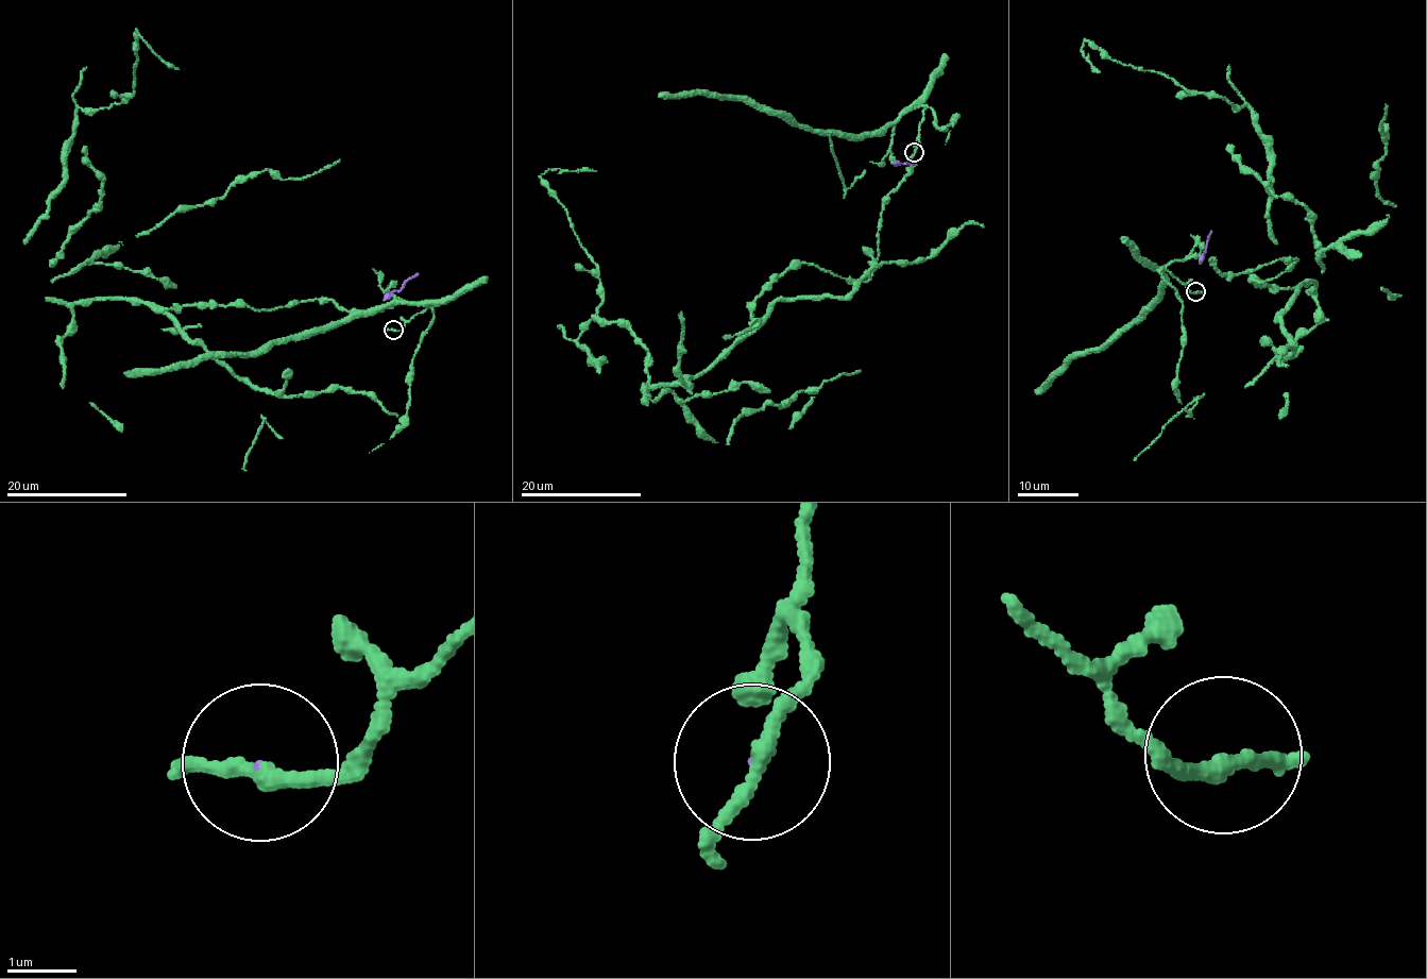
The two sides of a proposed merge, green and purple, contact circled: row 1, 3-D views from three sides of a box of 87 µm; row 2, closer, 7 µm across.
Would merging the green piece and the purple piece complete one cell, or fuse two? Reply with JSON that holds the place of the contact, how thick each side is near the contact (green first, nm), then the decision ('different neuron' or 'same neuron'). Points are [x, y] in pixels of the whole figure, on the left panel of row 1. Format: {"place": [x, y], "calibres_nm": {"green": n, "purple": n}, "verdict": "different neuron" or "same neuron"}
{"place": [393, 330], "calibres_nm": {"green": 200, "purple": 40}, "verdict": "different neuron"}

